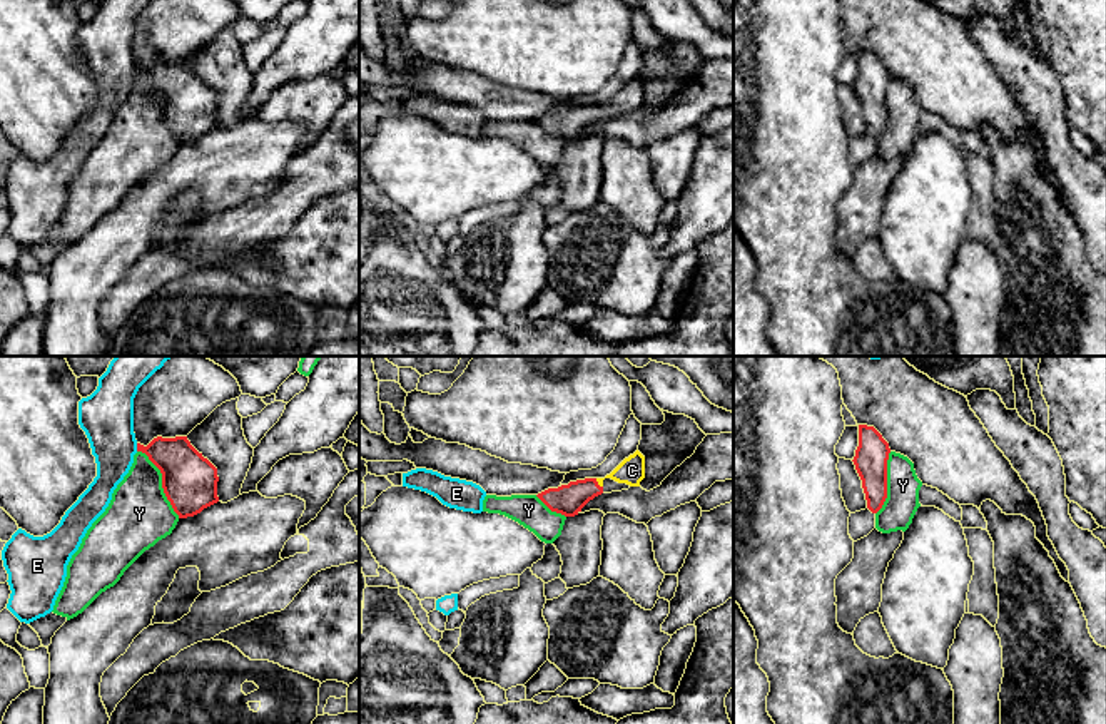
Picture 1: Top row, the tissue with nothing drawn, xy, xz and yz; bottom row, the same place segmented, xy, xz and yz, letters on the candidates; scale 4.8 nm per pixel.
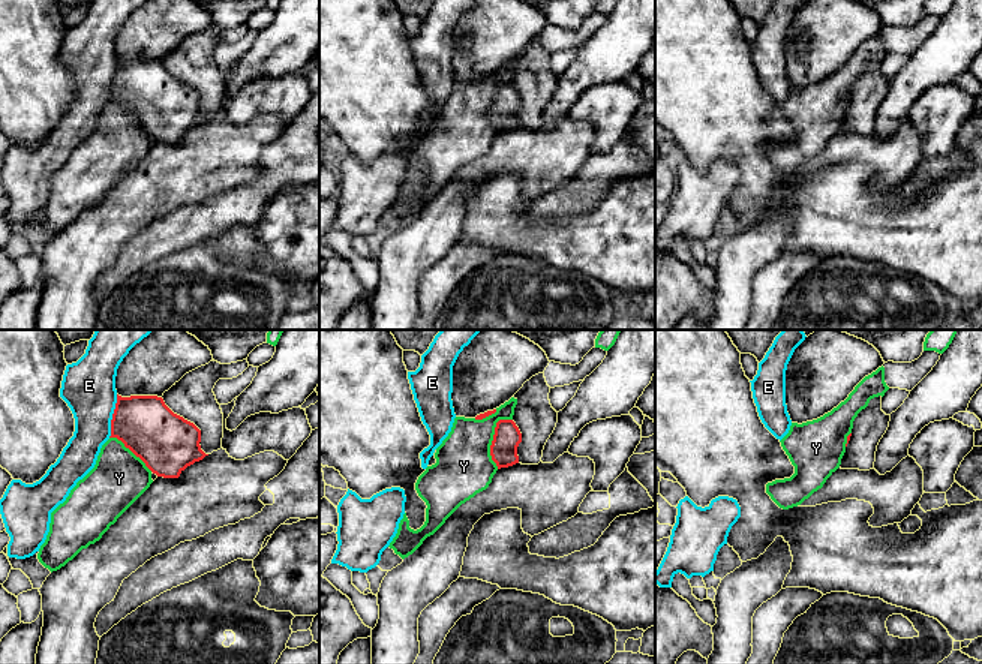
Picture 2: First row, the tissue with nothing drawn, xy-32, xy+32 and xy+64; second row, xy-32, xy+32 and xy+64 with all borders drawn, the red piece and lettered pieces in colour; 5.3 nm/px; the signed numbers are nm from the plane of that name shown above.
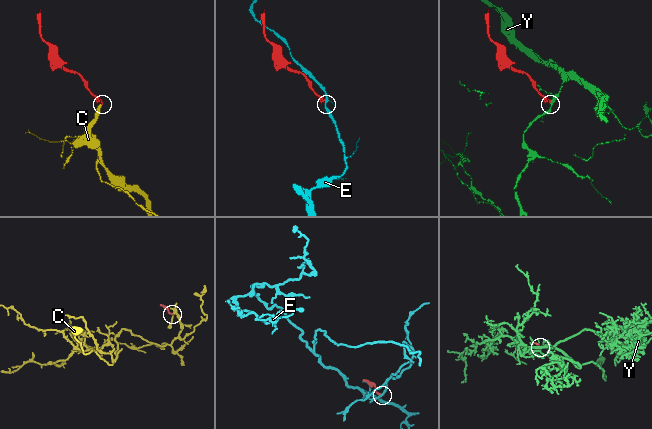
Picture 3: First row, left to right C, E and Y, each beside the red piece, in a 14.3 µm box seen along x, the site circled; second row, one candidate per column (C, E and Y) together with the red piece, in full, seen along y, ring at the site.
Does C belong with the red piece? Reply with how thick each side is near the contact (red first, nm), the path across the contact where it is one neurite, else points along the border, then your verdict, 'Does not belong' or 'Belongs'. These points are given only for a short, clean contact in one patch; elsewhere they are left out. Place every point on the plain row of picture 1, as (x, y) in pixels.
Thickness 150 nm (red) against 130 nm. Path across: xz (570, 124), (597, 109), (605, 102), (632, 96). Belongs

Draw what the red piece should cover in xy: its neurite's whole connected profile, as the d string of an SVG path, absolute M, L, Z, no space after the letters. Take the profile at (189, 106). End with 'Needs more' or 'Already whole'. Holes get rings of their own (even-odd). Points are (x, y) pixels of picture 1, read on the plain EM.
M187 62L154 64L147 72L137 69L162 99L162 114L179 144L200 139L219 127L217 94L199 79Z. Already whole

